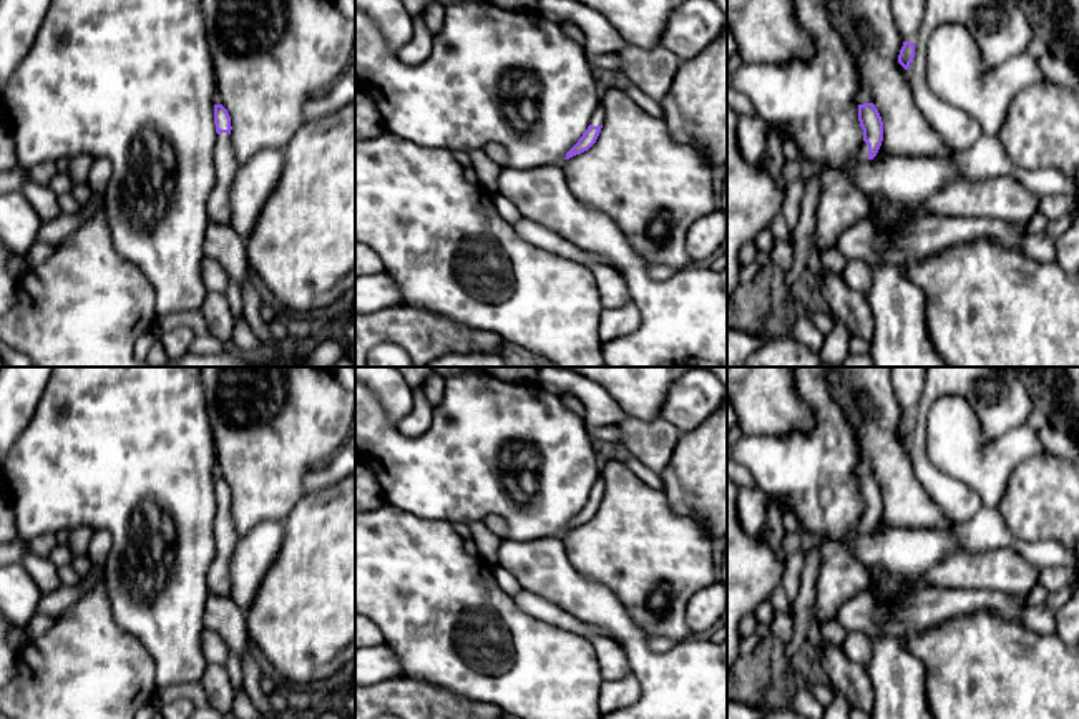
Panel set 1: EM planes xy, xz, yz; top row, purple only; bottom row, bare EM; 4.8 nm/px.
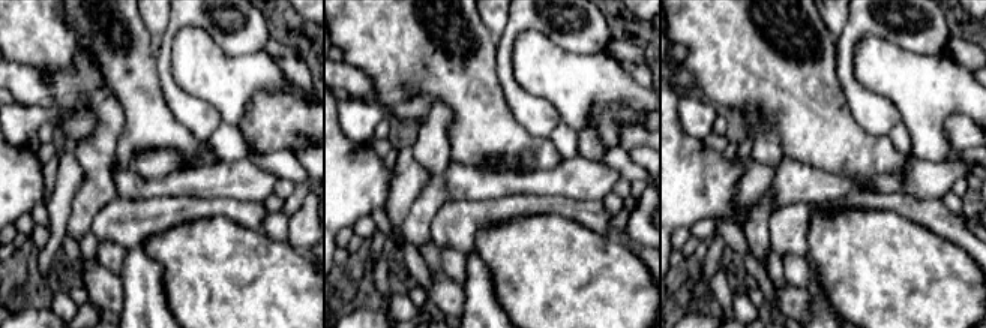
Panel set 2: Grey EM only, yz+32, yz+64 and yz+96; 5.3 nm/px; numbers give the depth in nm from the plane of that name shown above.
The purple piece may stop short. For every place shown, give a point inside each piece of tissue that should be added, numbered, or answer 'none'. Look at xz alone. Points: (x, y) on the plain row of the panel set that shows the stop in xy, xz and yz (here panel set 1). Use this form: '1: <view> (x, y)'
1: xz (598, 489)

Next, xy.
1: xy (226, 537)

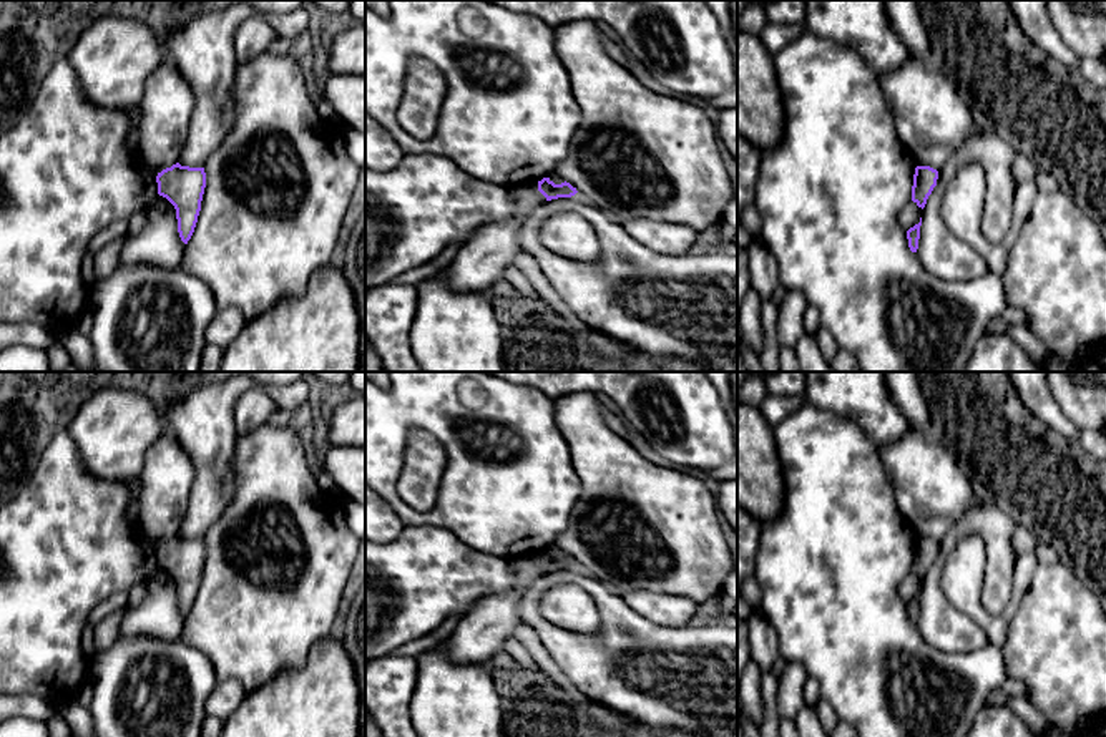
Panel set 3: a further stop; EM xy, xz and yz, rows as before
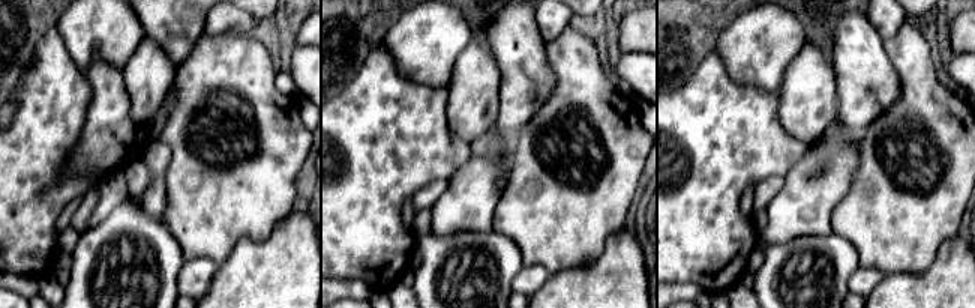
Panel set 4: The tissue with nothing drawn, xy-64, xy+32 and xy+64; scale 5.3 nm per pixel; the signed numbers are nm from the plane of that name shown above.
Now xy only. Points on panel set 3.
none

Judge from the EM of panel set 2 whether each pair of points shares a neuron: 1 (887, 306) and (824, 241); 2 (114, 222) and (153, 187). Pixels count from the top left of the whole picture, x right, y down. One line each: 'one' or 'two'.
1: one
2: two

